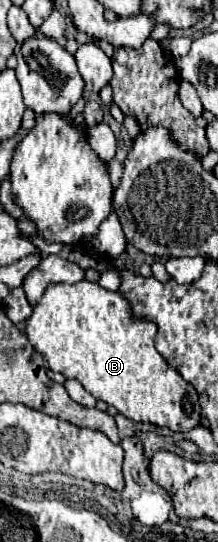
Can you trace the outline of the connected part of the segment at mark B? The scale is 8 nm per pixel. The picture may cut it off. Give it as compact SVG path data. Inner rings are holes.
M89 280L77 284L49 284L41 302L33 306L31 316L23 318L19 328L31 346L43 354L53 372L79 380L89 394L117 408L125 418L165 426L171 432L187 432L201 424L195 388L185 382L153 346L157 324L137 318L131 310L131 302L123 294L105 290Z

